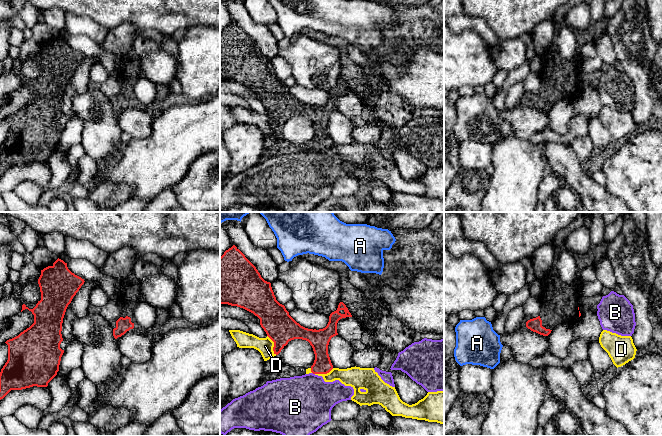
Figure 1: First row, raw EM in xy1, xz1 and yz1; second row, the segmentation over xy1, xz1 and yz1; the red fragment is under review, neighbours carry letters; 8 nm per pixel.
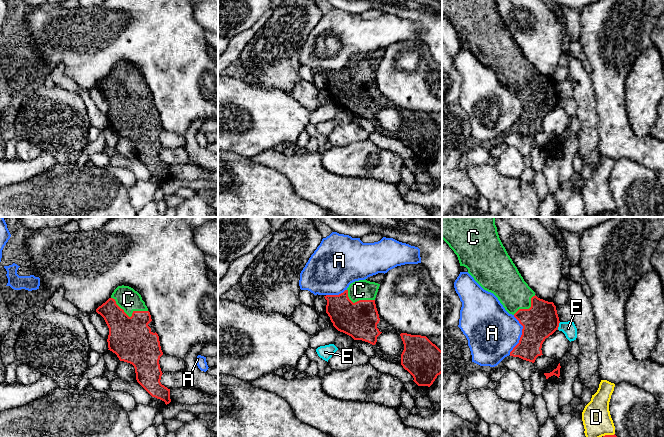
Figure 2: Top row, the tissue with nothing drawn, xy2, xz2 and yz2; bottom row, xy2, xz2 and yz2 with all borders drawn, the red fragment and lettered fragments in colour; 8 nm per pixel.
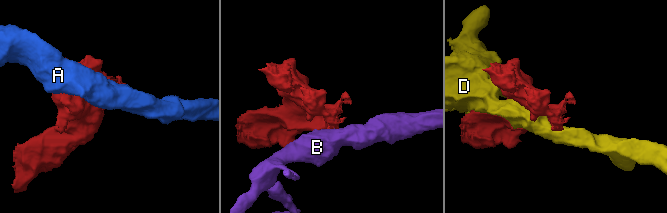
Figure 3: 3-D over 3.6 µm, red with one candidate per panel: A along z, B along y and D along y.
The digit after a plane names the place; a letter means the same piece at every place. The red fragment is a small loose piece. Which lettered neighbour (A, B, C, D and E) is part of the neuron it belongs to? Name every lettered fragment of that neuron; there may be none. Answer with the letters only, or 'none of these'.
C

